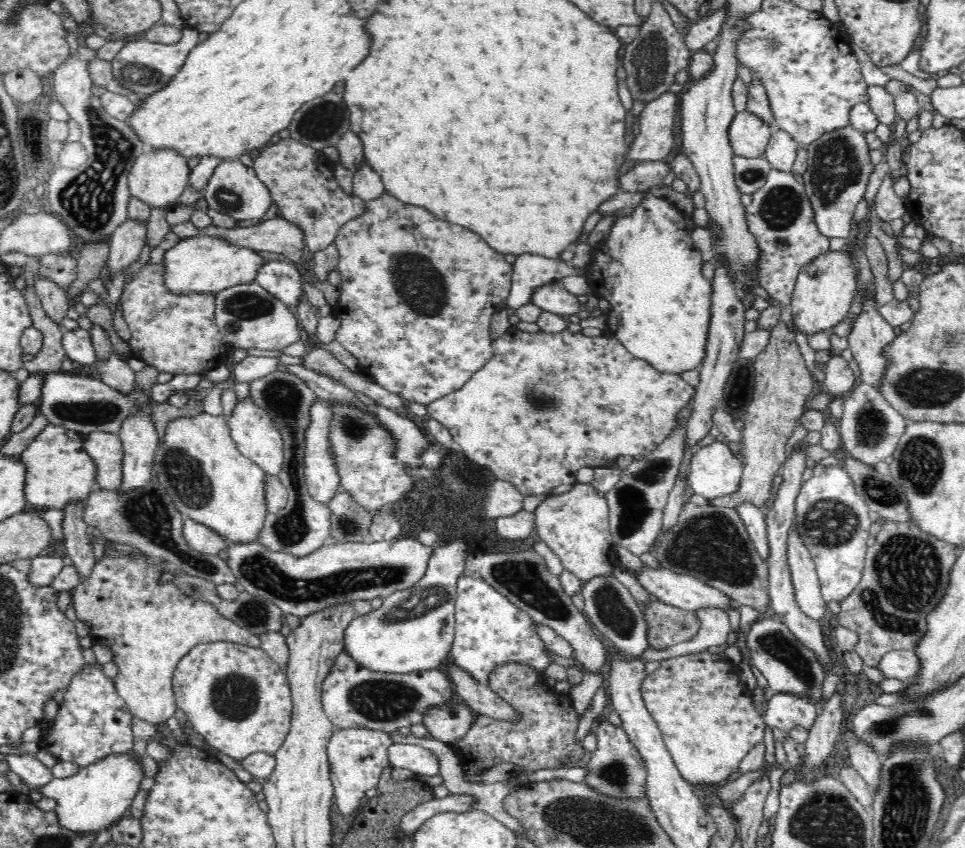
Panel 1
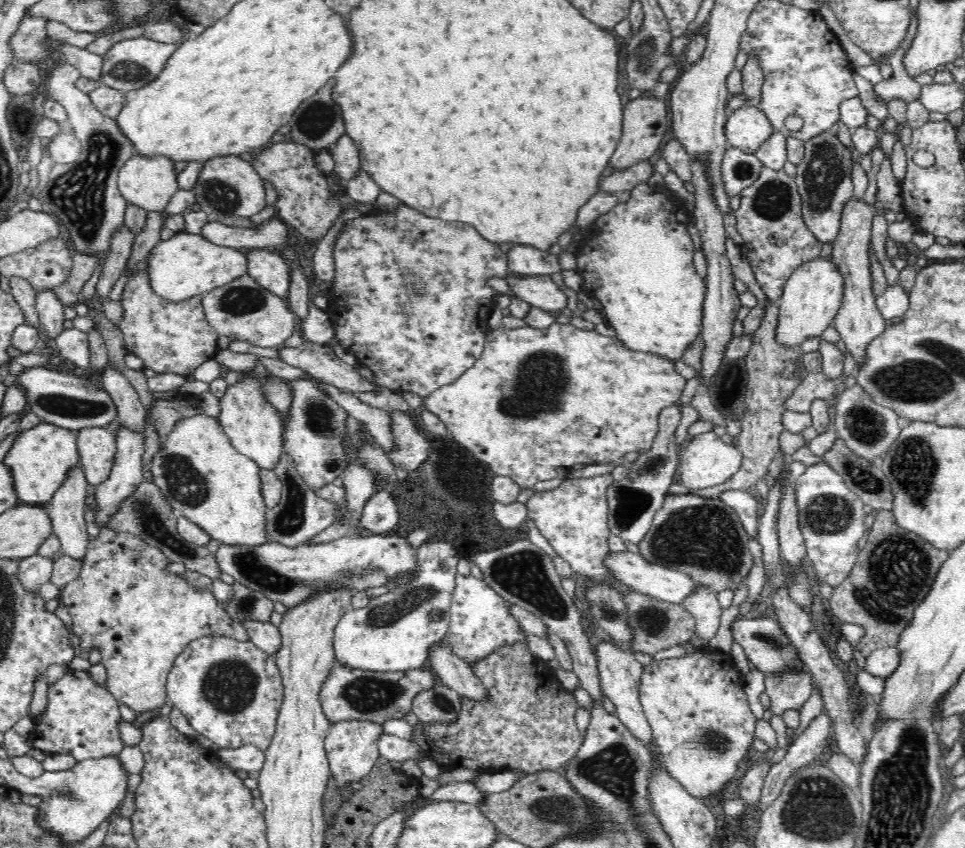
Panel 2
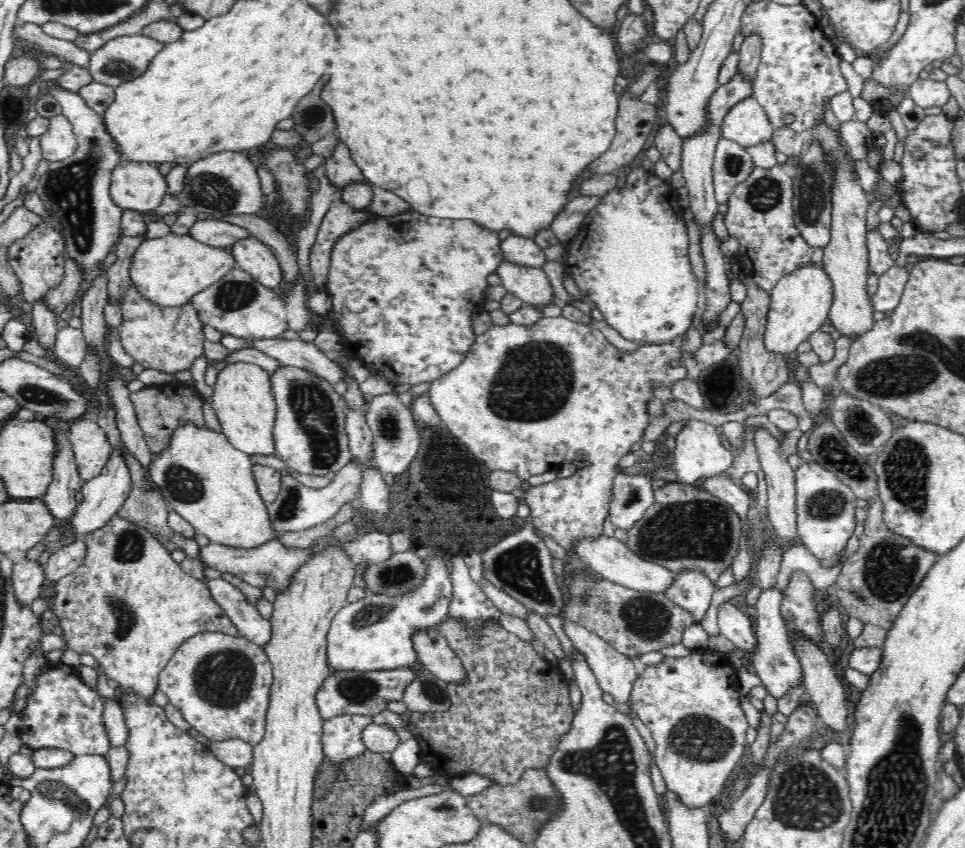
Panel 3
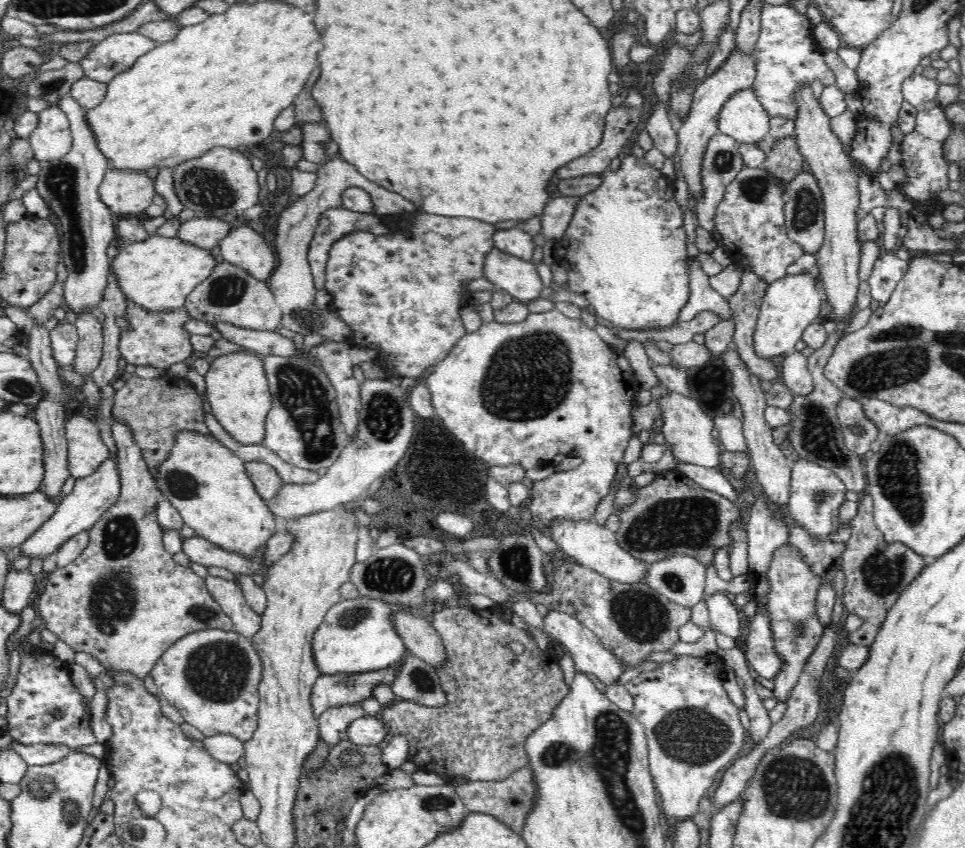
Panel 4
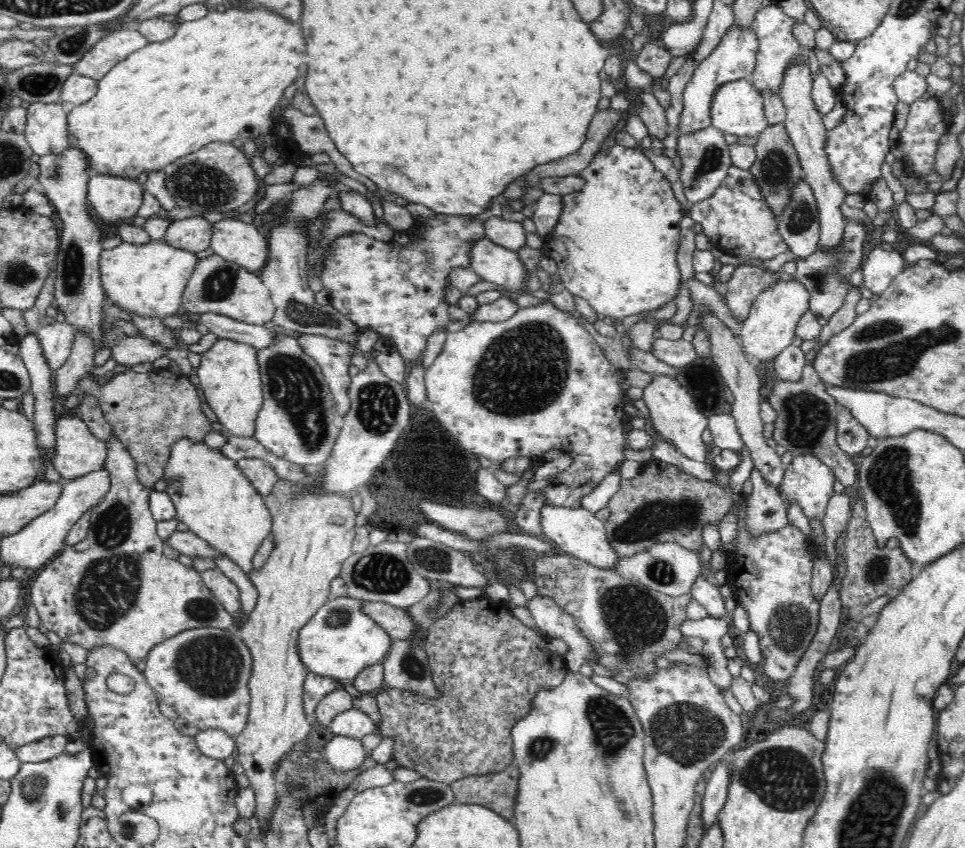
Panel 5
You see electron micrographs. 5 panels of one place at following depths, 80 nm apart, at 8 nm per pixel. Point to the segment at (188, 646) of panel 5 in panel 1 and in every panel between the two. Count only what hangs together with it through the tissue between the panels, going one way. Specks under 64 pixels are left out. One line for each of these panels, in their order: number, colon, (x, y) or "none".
1: (236, 697)
2: (229, 690)
3: (219, 682)
4: (210, 675)

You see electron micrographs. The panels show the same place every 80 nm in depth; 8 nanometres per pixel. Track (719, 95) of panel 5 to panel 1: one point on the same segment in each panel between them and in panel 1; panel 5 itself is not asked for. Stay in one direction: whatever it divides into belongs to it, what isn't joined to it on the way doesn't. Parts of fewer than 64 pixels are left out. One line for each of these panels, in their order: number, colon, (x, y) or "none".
1: (748, 133)
2: (747, 127)
3: (745, 122)
4: (742, 116)

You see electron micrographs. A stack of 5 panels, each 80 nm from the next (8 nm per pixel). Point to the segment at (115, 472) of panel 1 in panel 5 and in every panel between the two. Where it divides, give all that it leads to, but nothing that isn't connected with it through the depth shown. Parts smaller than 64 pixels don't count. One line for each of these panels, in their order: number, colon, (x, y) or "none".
2: (96, 446)
3: (91, 449)
4: (86, 450)
5: (74, 453)

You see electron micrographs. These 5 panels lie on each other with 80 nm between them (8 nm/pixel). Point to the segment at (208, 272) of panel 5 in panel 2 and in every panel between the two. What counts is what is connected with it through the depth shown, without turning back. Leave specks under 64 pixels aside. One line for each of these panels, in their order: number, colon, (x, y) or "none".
2: (241, 309)
3: (237, 304)
4: (229, 293)

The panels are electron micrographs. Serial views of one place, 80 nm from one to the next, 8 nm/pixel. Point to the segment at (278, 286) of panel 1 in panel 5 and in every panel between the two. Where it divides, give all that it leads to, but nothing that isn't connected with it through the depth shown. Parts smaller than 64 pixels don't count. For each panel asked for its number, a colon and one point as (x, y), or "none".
2: (264, 265)
3: (249, 253)
4: (242, 245)
5: (235, 240)

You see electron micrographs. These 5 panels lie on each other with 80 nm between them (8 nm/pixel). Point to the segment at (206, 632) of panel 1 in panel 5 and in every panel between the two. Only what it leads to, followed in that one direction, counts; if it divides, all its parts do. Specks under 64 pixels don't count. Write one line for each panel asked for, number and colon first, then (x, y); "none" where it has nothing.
2: (125, 602)
3: (129, 604)
4: (123, 599)
5: (115, 585)

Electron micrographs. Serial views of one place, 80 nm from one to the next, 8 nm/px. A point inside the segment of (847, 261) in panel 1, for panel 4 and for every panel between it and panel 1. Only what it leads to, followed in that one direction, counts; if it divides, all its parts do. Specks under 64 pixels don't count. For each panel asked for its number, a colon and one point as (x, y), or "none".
2: (810, 296)
3: (799, 303)
4: (790, 303)

